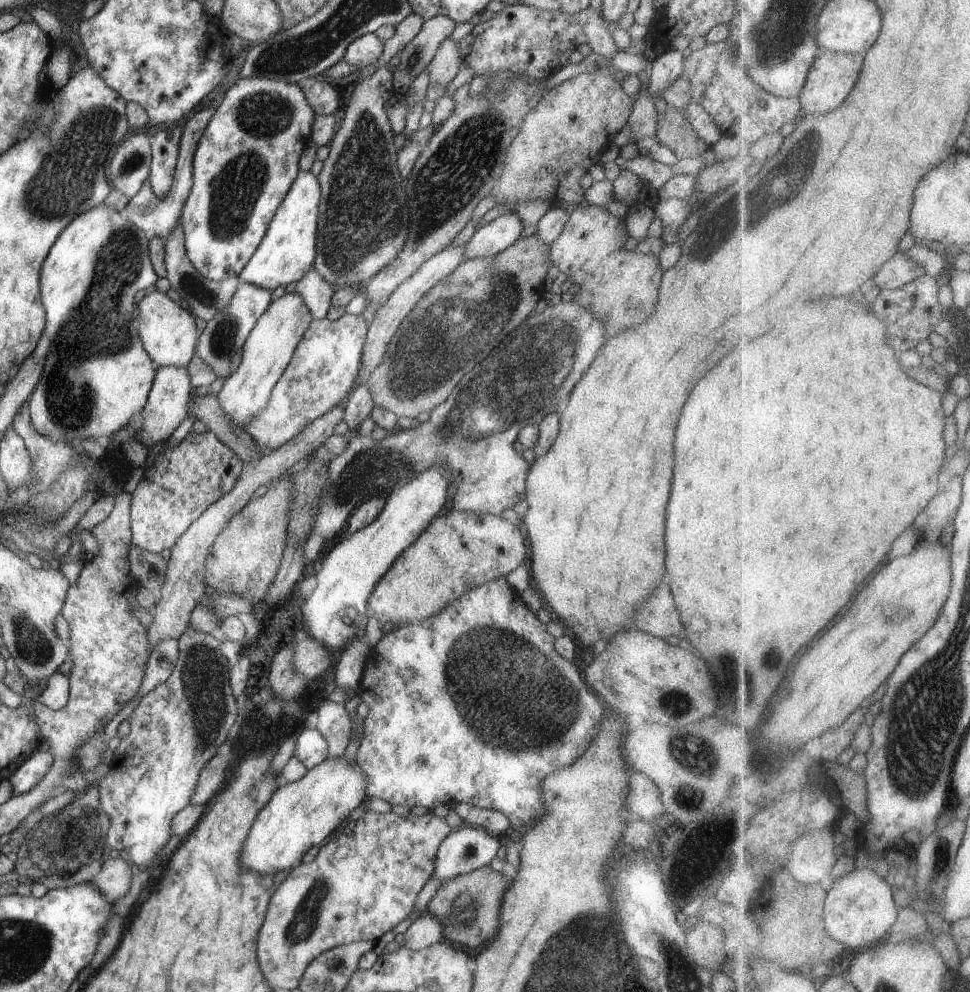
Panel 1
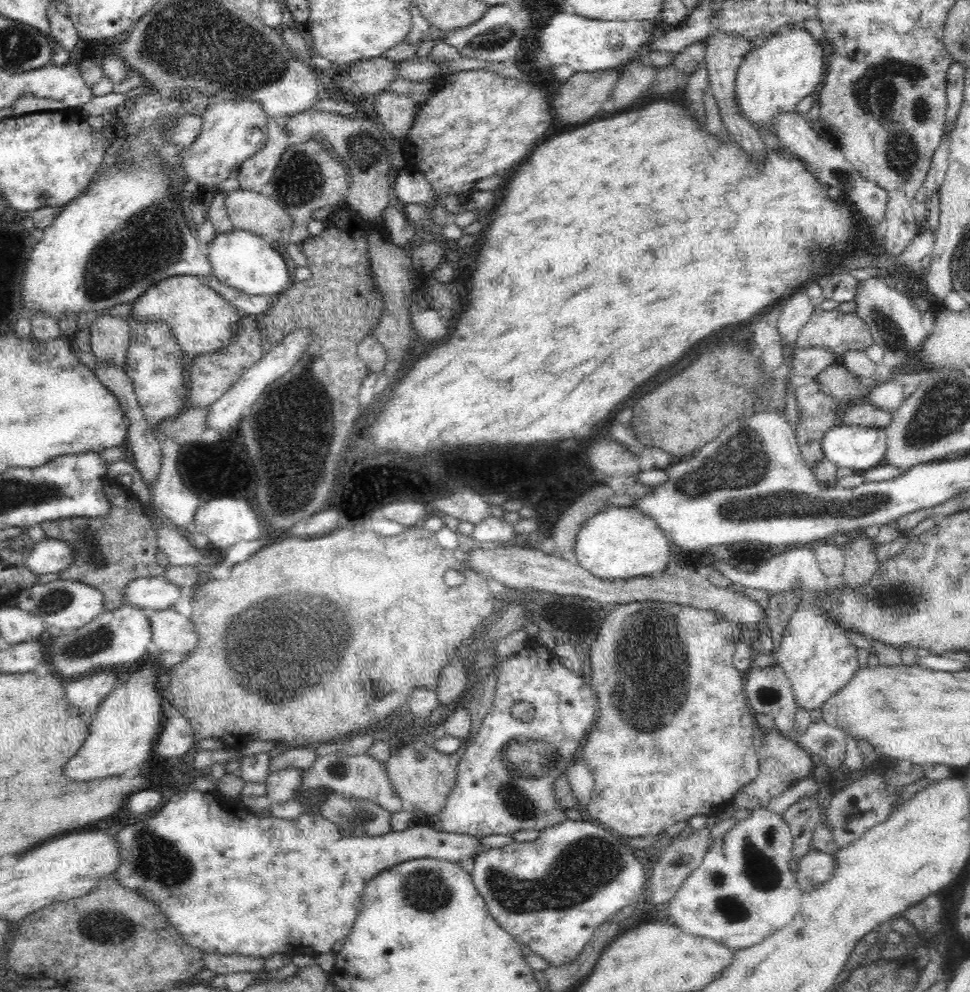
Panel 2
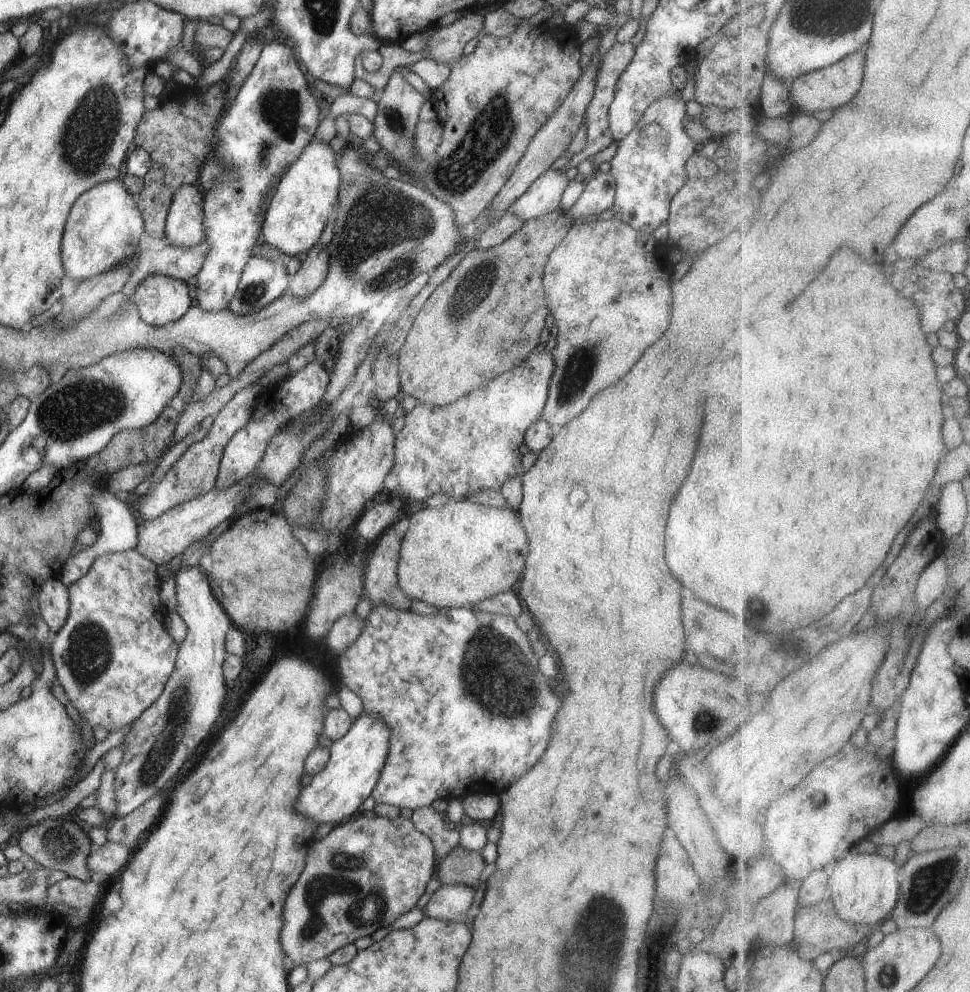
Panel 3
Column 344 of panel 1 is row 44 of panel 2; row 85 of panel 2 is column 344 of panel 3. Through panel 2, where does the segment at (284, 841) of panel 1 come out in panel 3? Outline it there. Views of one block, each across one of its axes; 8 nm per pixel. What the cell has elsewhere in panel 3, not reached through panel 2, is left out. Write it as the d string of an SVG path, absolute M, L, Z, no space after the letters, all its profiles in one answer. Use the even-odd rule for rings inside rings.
M362 713L342 738L332 742L326 767L312 778L306 788L302 788L302 792L300 792L300 796L298 796L296 804L294 804L296 812L303 818L311 819L318 825L333 824L334 826L350 819L352 815L359 812L360 806L371 796L380 779L381 771L389 752L388 734L390 732L386 730L386 724L380 722L380 718Z

